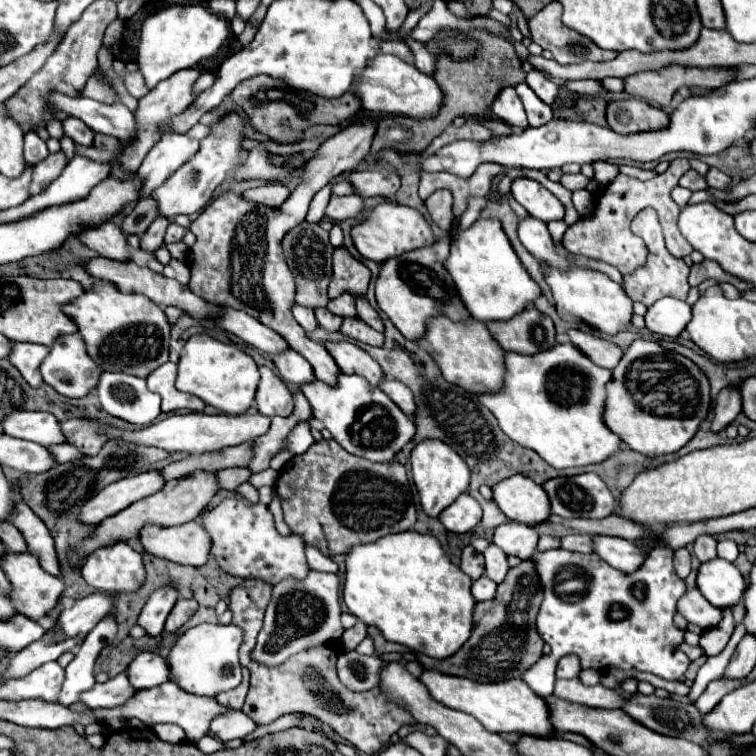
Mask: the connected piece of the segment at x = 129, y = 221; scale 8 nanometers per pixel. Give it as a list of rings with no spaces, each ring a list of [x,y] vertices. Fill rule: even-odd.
[[[141,198],[135,208],[125,216],[121,230],[125,234],[137,234],[141,236],[149,224],[157,218],[157,204],[153,198]]]

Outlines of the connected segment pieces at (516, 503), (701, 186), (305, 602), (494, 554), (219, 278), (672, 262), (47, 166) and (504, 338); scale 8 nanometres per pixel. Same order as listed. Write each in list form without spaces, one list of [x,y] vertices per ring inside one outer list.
[[[521,474],[497,482],[493,486],[493,500],[509,520],[525,526],[537,526],[537,522],[545,522],[551,514],[543,486]]]
[[[689,170],[687,174],[683,174],[681,176],[681,180],[679,180],[679,184],[683,186],[683,188],[689,188],[689,190],[707,190],[707,182],[705,182],[705,178],[701,178],[695,170]]]
[[[309,570],[303,580],[285,578],[273,586],[273,596],[265,612],[265,622],[253,650],[253,658],[265,666],[279,666],[289,656],[319,646],[323,642],[339,640],[343,634],[341,626],[341,604],[339,604],[339,576]]]
[[[489,544],[485,550],[485,576],[489,576],[491,580],[495,580],[497,584],[505,580],[505,574],[509,572],[509,564],[507,564],[507,554],[495,546]]]
[[[363,118],[331,136],[317,150],[317,158],[303,168],[297,188],[283,206],[257,206],[233,192],[223,192],[189,226],[189,230],[197,236],[197,242],[189,252],[189,288],[211,304],[243,310],[273,328],[277,334],[287,338],[289,346],[313,366],[315,376],[327,386],[337,386],[337,374],[341,374],[341,370],[333,362],[333,356],[327,354],[327,348],[309,340],[291,314],[291,306],[295,304],[295,278],[287,268],[281,242],[293,226],[299,226],[305,220],[309,202],[327,182],[343,172],[355,172],[357,164],[369,154],[375,130],[377,122]]]
[[[645,208],[641,210],[633,222],[631,222],[631,230],[635,234],[639,234],[645,244],[647,244],[647,262],[645,266],[637,268],[635,274],[629,274],[629,276],[623,276],[623,290],[625,294],[633,300],[633,302],[641,302],[645,306],[651,306],[653,302],[657,302],[659,298],[663,296],[673,296],[673,298],[679,298],[679,300],[685,300],[687,298],[687,290],[689,290],[689,284],[687,284],[687,274],[689,274],[689,266],[675,258],[673,254],[669,254],[669,250],[665,248],[665,242],[663,242],[663,234],[661,234],[661,226],[659,226],[659,220],[657,220],[657,212],[651,210],[651,208]]]
[[[49,154],[45,160],[41,160],[39,164],[35,164],[33,174],[31,174],[31,186],[29,192],[33,194],[41,194],[41,190],[45,190],[45,186],[49,186],[49,182],[53,182],[61,170],[65,168],[65,154]]]
[[[535,306],[525,308],[509,320],[487,322],[491,336],[507,352],[517,354],[537,354],[555,346],[555,326],[553,320],[541,314]]]

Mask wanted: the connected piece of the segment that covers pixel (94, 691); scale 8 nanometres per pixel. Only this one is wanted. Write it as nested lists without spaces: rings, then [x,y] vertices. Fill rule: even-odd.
[[[119,674],[117,678],[109,678],[105,684],[95,684],[91,690],[81,694],[79,702],[87,708],[115,708],[125,704],[135,690],[129,686],[127,674]]]

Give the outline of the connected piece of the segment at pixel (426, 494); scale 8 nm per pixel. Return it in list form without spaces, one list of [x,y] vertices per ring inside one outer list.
[[[425,440],[417,444],[411,454],[411,470],[413,470],[413,480],[419,492],[421,508],[431,518],[437,518],[453,500],[457,500],[459,494],[467,492],[469,468],[463,462],[463,458],[441,440]]]

